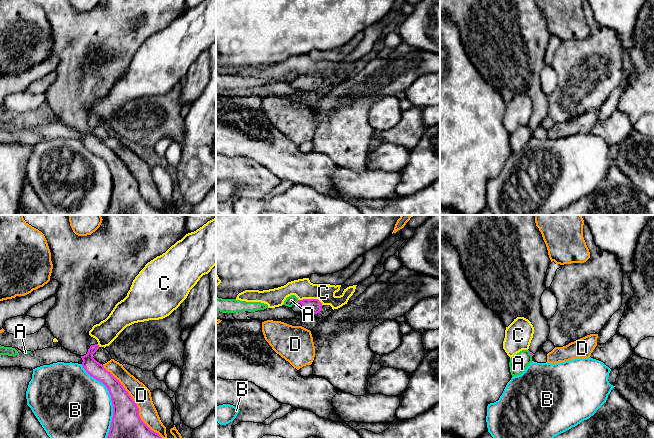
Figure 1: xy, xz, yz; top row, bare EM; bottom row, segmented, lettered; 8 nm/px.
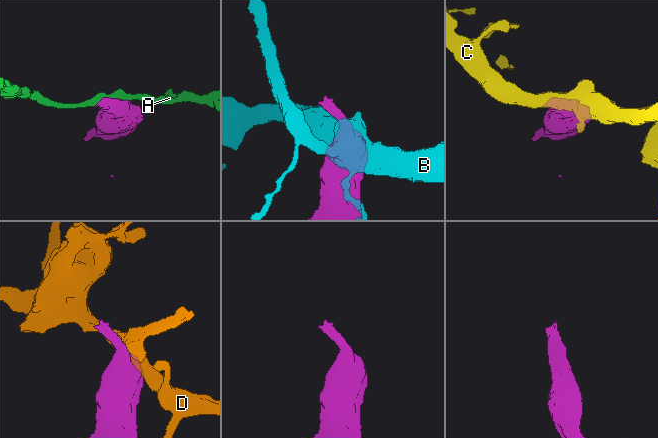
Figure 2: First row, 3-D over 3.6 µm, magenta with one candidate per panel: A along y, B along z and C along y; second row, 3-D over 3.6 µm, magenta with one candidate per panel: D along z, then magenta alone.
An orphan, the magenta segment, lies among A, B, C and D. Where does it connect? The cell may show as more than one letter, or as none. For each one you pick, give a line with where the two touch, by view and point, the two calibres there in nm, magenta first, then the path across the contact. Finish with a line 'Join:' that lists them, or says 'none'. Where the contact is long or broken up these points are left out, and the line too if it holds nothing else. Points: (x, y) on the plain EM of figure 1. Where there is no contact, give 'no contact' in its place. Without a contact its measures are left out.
Join: none

